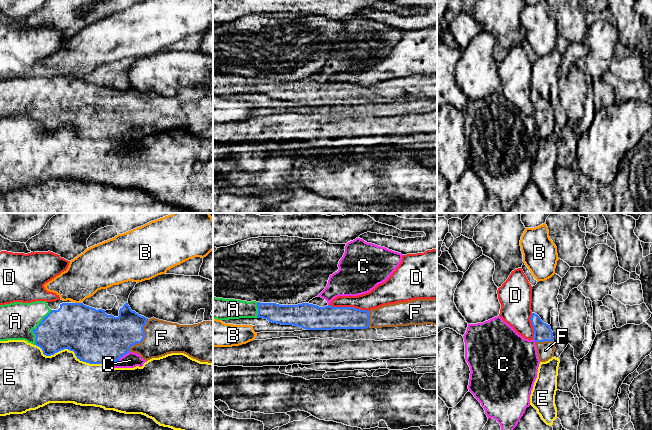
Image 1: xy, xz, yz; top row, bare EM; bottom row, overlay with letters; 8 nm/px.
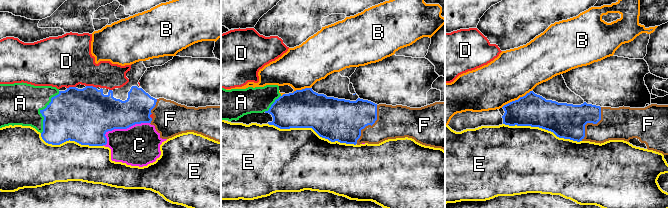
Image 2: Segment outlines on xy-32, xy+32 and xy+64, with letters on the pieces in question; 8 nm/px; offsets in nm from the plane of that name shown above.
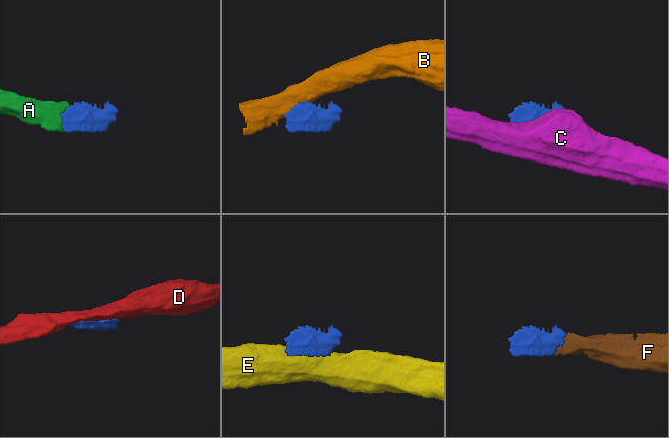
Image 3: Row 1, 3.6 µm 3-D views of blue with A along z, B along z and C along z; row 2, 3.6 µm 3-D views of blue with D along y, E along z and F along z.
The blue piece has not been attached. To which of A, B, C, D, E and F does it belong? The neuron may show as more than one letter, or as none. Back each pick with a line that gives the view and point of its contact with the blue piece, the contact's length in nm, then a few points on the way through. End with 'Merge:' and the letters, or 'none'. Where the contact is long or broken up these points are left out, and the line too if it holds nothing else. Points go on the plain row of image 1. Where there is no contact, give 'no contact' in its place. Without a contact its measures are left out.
A: contact xy (36, 104); length 320 nm; way xy (66, 104), (36, 104), (29, 97), (17, 96)
F: contact xy (144, 113); length 300 nm; way xy (113, 112), (144, 113), (161, 114)
Merge: A, F

